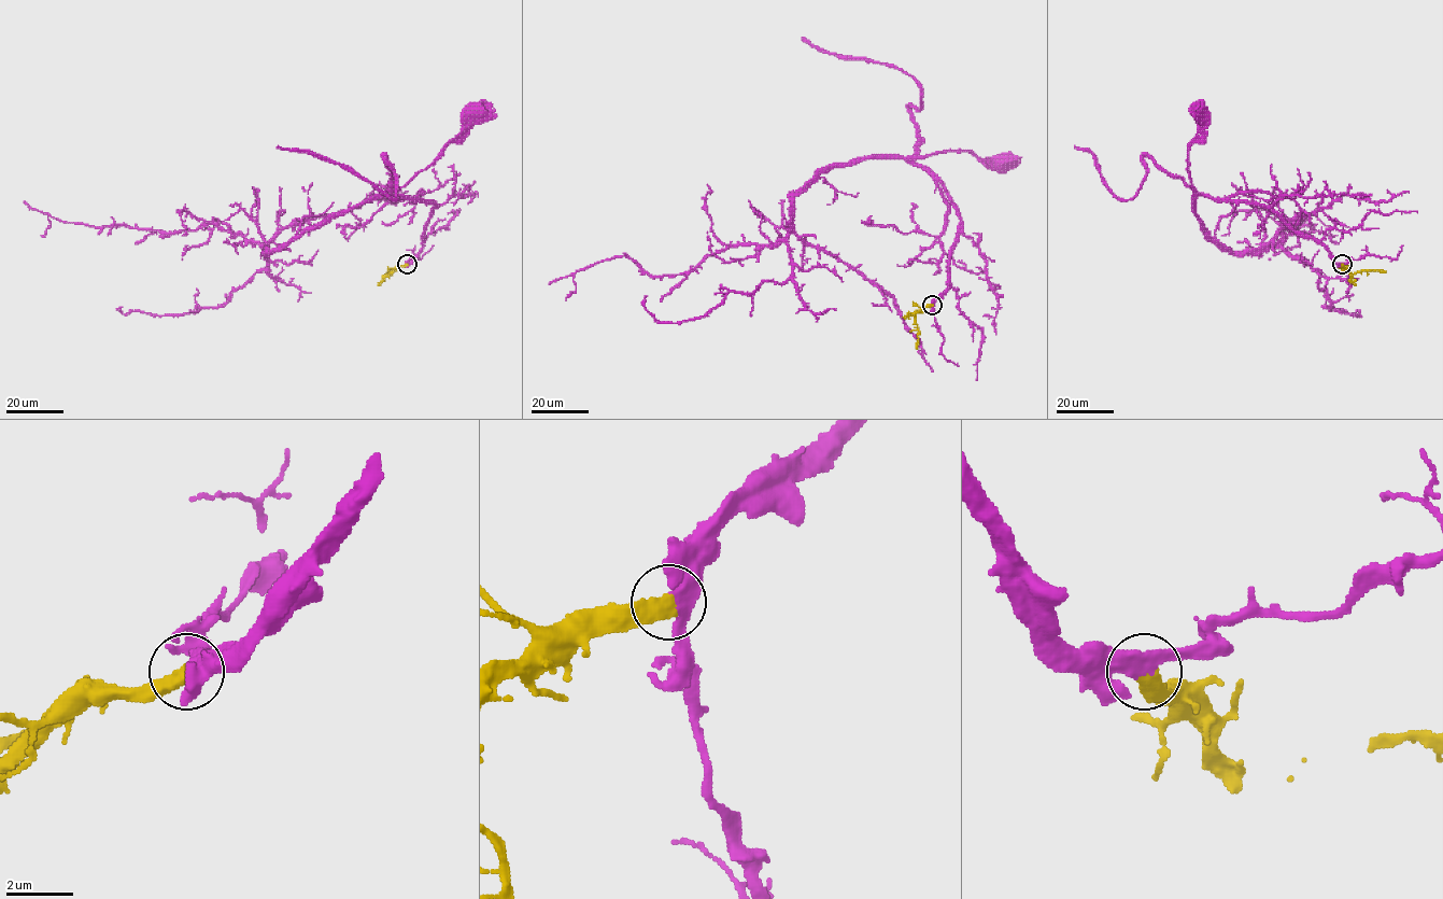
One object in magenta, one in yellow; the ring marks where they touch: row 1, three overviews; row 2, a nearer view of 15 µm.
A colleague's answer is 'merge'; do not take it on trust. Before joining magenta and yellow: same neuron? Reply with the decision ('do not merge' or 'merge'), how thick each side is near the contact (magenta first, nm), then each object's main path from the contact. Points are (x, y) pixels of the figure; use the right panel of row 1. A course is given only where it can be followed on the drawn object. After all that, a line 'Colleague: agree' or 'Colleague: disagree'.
merge | 400/500 nm | magenta via (1342, 264), (1267, 208), (1217, 201), (1198, 193), (1188, 169), (1188, 146), (1198, 131), (1200, 111) | yellow via (1342, 264), (1352, 274), (1368, 270), (1385, 272)
Colleague: agree

